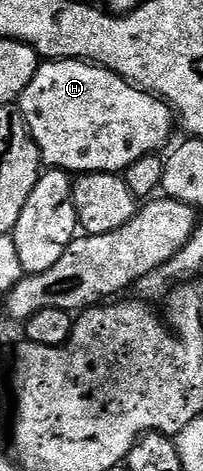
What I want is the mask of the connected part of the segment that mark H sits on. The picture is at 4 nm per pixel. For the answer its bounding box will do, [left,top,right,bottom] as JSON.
[18,60,174,174]

